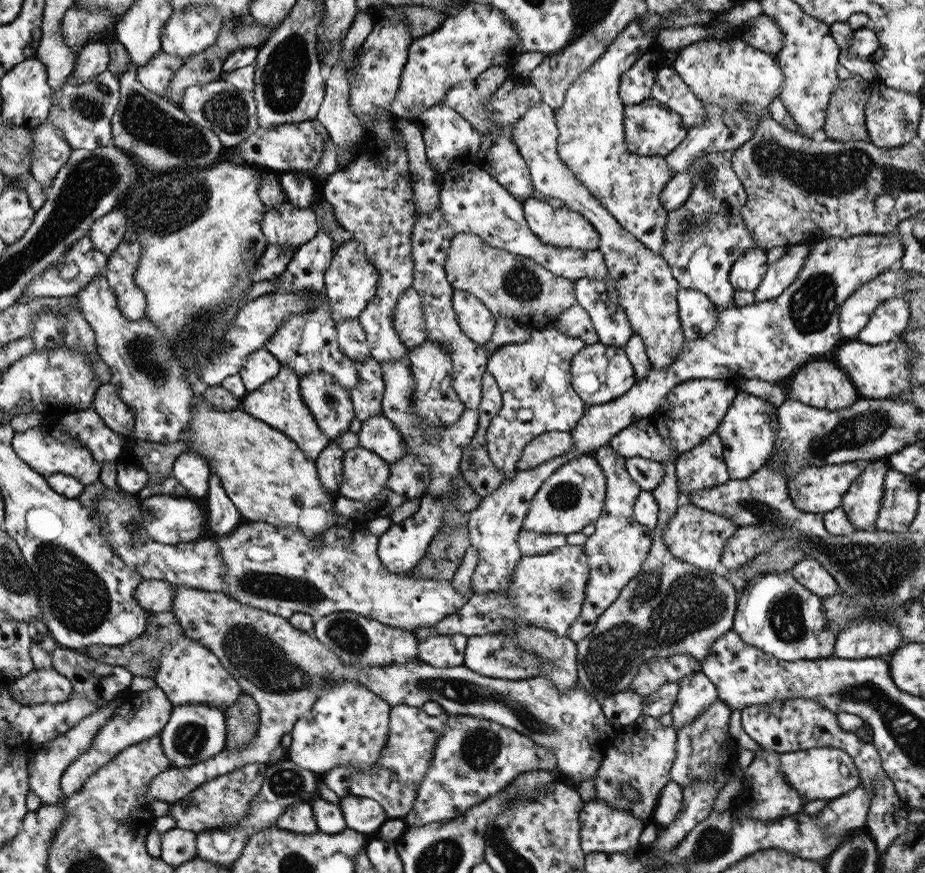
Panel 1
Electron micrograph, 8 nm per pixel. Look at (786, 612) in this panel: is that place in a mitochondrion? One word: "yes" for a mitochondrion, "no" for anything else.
yes

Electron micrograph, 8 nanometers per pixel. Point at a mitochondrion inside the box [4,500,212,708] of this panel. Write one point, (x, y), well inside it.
(77, 596)

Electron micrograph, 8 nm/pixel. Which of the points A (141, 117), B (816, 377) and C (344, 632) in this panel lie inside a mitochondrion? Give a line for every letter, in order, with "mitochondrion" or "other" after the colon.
A: mitochondrion
B: other
C: mitochondrion

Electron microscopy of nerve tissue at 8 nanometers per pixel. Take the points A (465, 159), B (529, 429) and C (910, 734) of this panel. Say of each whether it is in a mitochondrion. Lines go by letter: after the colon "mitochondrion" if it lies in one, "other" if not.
A: other
B: other
C: mitochondrion

